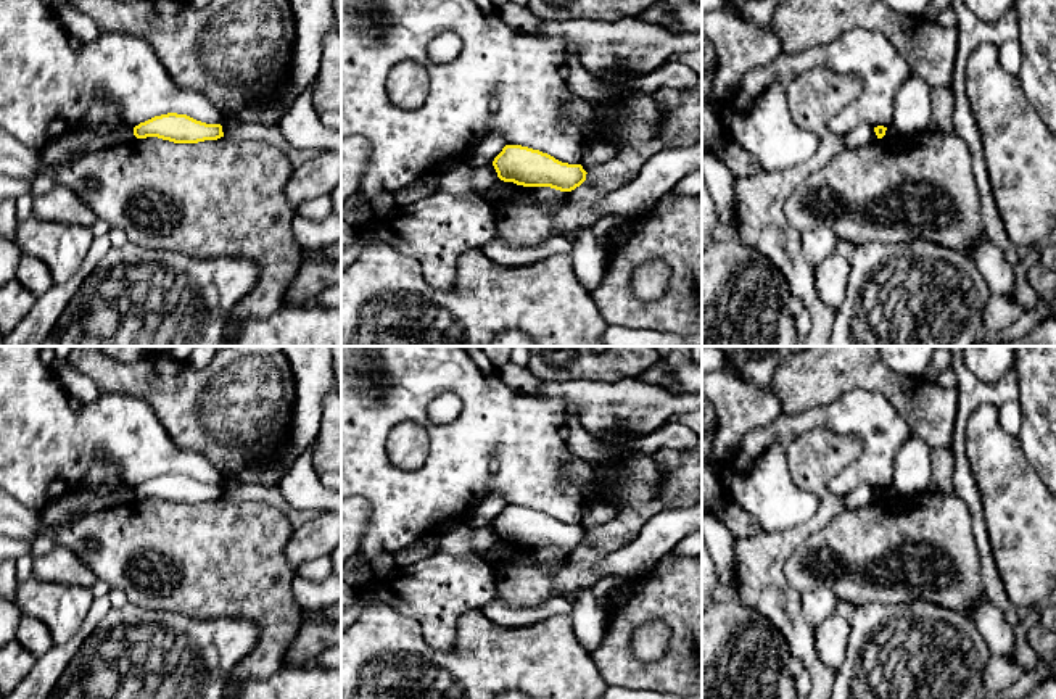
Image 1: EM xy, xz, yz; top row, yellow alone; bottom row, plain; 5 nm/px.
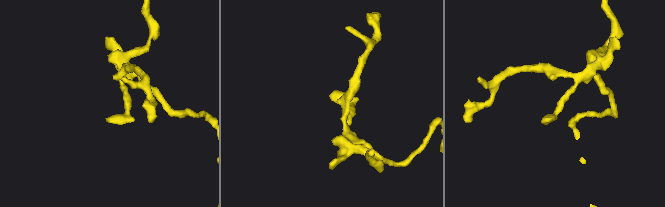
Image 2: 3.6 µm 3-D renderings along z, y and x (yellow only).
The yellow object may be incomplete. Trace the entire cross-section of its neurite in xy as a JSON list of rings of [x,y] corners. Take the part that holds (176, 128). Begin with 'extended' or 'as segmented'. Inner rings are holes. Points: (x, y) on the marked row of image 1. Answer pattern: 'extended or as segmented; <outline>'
as segmented; [[[167,113],[134,127],[137,139],[158,137],[174,143],[198,143],[224,137],[221,124],[206,124],[187,114]]]

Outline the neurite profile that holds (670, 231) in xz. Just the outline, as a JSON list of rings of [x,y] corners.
[[[702,195],[657,198],[644,213],[633,216],[625,240],[607,251],[607,269],[591,293],[605,322],[662,333],[692,337],[702,332]],[[660,259],[670,267],[665,295],[655,301],[637,300],[631,292],[636,267]]]

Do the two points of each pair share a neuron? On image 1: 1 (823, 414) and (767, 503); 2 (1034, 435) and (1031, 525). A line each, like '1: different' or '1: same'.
1: same
2: different

